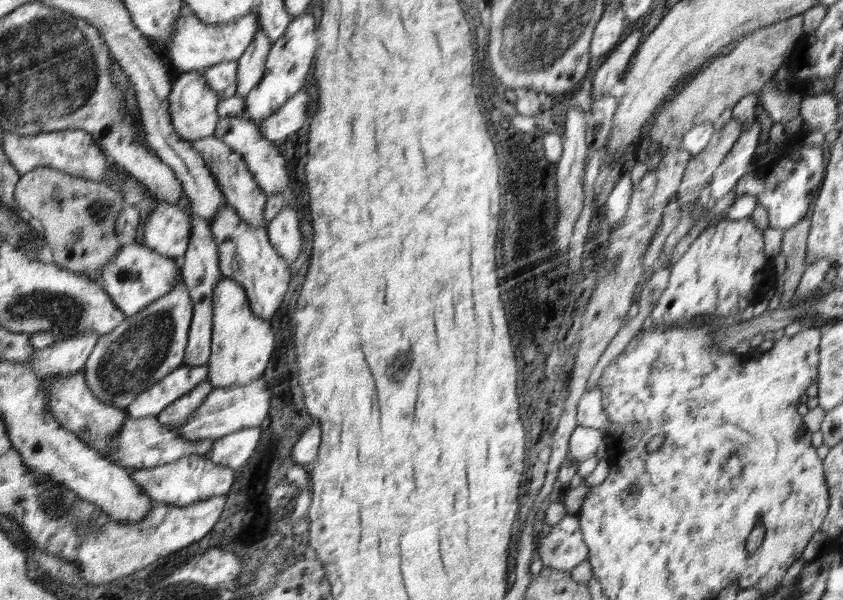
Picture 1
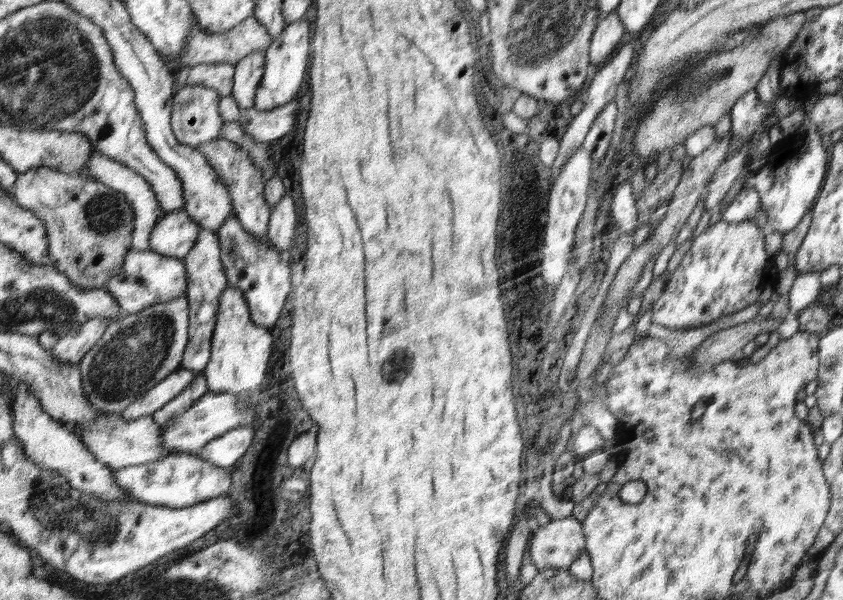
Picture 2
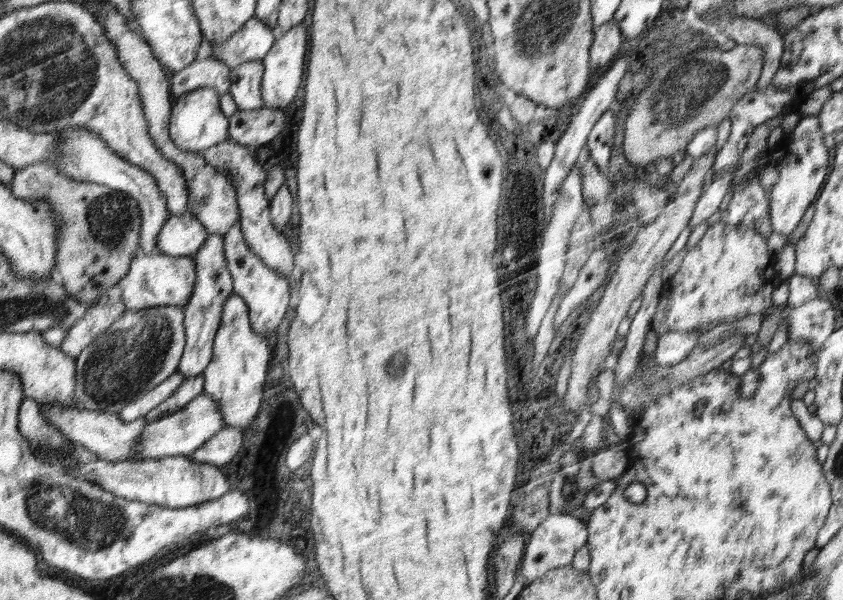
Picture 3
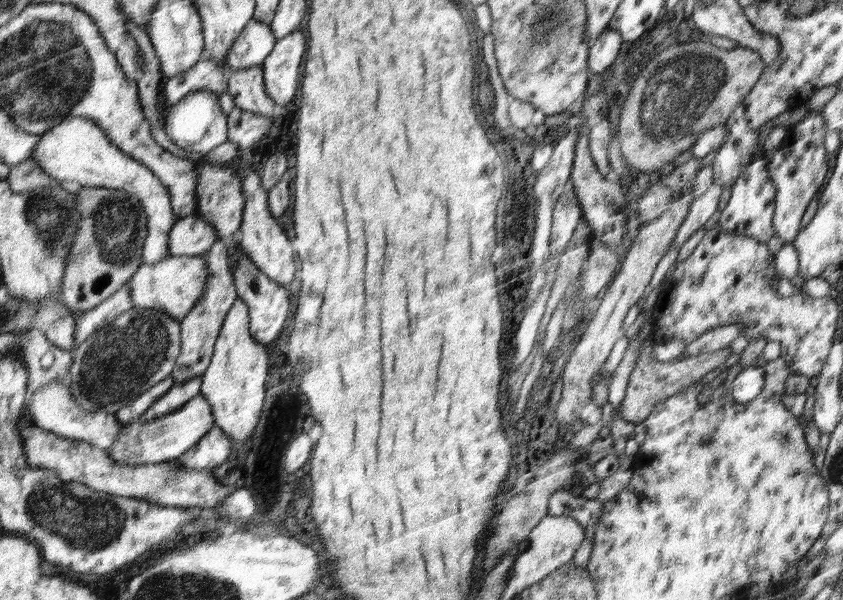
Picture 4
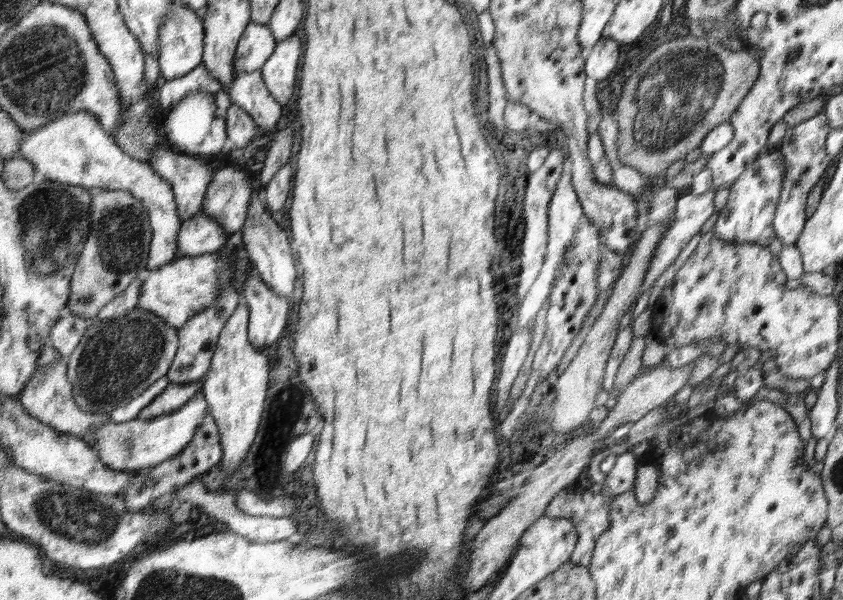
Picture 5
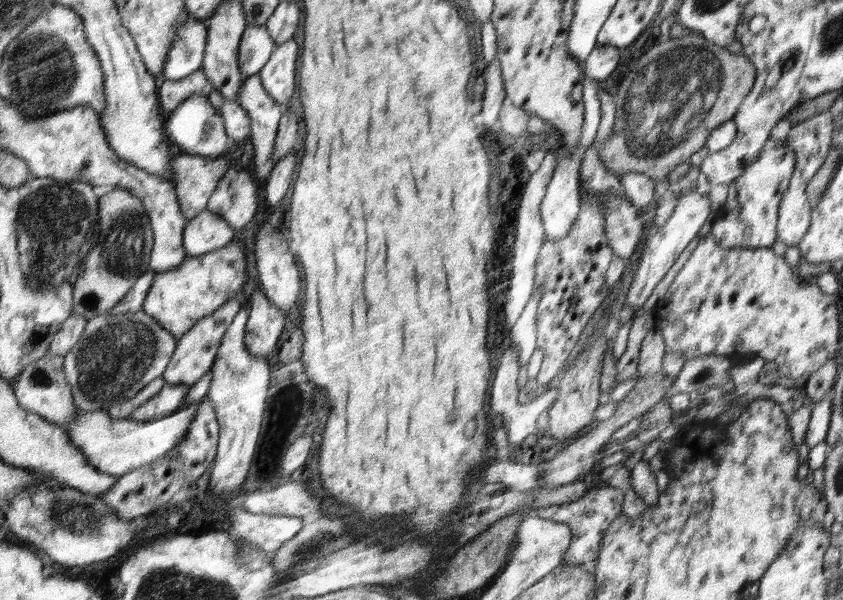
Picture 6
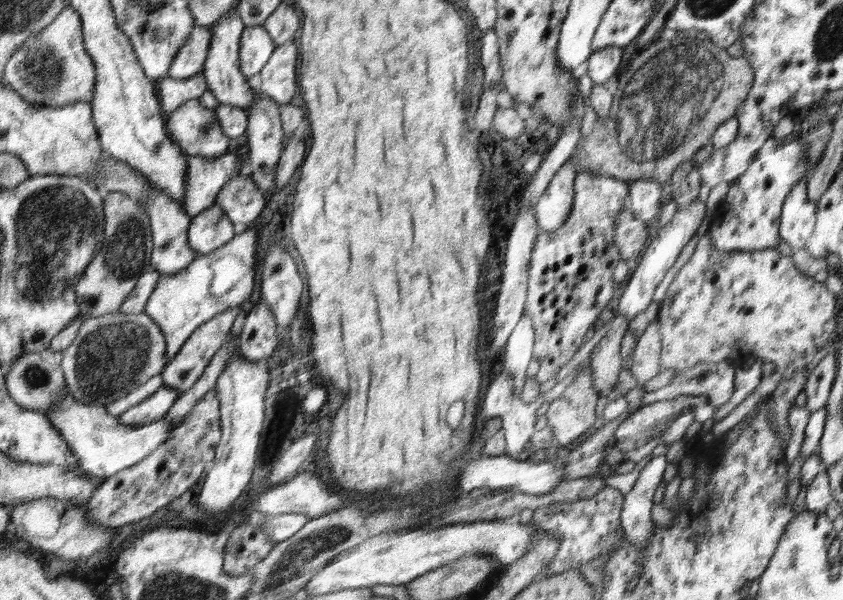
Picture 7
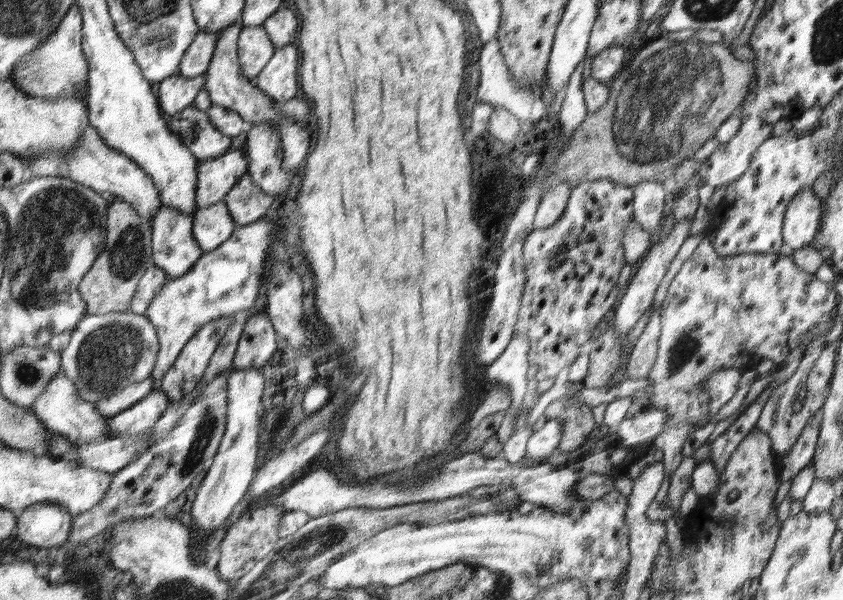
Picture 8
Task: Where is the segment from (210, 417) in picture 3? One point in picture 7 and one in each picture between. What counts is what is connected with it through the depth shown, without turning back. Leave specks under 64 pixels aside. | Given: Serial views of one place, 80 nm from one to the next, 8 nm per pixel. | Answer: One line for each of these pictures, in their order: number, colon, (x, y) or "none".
4: (166, 438)
5: (133, 445)
6: (112, 445)
7: (105, 446)

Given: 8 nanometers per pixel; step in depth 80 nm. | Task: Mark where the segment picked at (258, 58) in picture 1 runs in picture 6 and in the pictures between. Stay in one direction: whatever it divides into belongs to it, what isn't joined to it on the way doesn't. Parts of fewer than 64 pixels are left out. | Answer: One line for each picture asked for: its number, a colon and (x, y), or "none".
2: (248, 74)
3: (246, 79)
4: (247, 88)
5: (249, 92)
6: (265, 113)

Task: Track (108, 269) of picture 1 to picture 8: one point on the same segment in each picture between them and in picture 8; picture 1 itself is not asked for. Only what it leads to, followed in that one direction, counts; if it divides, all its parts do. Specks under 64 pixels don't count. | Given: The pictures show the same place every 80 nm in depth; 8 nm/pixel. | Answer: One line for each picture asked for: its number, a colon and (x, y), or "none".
2: (147, 278)
3: (158, 279)
4: (175, 285)
5: (177, 291)
6: (179, 298)
7: (181, 302)
8: (227, 279)

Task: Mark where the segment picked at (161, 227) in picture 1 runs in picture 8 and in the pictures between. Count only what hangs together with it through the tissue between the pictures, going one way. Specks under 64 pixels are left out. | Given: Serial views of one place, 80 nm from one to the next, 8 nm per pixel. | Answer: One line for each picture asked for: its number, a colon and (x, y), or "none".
2: (176, 233)
3: (184, 235)
4: (191, 235)
5: (200, 235)
6: (207, 232)
7: (211, 229)
8: (212, 226)

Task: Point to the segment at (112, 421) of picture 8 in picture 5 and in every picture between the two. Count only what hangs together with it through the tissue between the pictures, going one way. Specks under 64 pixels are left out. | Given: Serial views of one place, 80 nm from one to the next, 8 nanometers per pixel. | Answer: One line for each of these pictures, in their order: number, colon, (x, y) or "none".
5: (172, 397)
6: (168, 400)
7: (154, 408)

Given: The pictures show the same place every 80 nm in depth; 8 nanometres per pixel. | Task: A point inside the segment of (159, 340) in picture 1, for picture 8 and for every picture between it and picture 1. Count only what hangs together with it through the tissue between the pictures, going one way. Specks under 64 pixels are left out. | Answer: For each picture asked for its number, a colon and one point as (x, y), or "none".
2: (136, 352)
3: (139, 351)
4: (113, 367)
5: (117, 359)
6: (116, 356)
7: (112, 355)
8: (107, 352)

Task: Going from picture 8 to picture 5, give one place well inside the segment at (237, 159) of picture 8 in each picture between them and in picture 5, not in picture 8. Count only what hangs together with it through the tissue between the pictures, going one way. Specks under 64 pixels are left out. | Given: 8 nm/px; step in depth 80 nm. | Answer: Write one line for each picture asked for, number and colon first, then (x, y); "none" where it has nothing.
5: (189, 176)
6: (195, 179)
7: (205, 178)

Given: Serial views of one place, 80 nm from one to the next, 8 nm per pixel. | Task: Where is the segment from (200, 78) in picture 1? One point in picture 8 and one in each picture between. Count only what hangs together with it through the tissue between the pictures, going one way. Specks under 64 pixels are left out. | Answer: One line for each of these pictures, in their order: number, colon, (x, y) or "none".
2: (199, 115)
3: (200, 119)
4: (197, 123)
5: (197, 125)
6: (196, 127)
7: (195, 126)
8: (193, 126)

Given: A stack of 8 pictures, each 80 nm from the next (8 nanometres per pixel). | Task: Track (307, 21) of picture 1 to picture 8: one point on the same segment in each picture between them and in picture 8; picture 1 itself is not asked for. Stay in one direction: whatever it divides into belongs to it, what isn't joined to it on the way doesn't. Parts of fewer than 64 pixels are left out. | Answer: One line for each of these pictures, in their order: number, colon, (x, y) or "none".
2: (286, 60)
3: (283, 67)
4: (281, 68)
5: (279, 72)
6: (278, 76)
7: (278, 77)
8: (279, 79)

